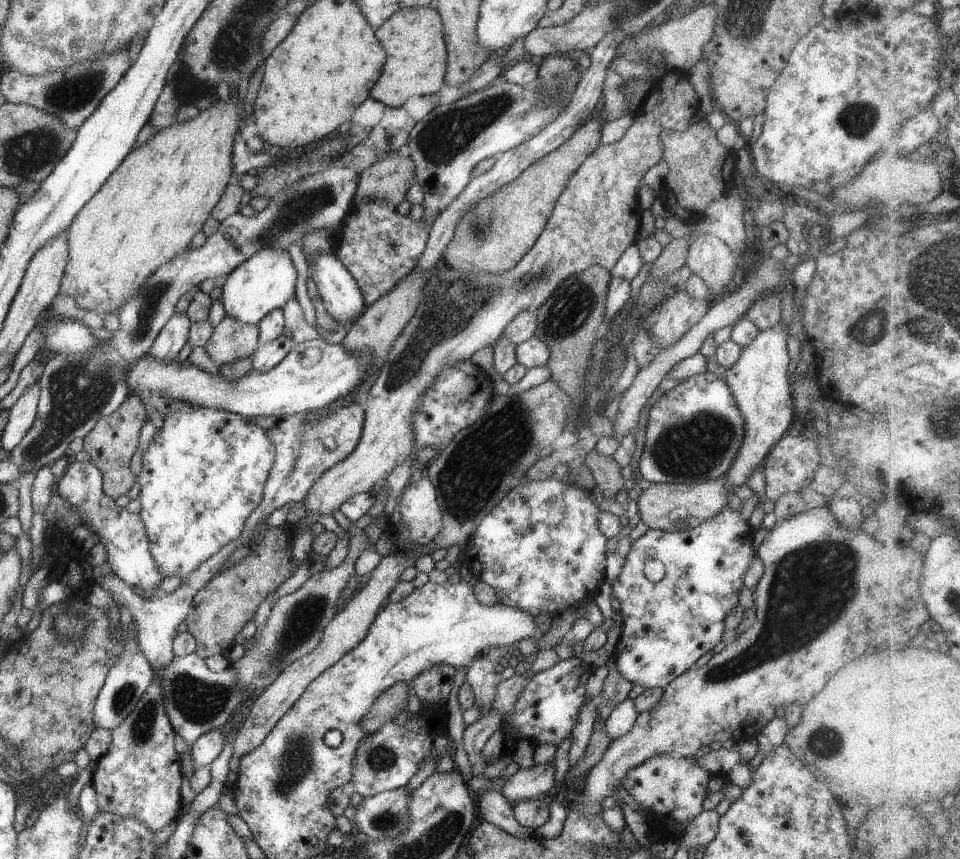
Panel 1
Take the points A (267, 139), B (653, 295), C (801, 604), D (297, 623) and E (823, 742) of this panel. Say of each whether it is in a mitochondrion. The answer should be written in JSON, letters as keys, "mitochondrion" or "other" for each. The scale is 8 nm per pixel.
{"A":"other","B":"mitochondrion","C":"mitochondrion","D":"mitochondrion","E":"mitochondrion"}

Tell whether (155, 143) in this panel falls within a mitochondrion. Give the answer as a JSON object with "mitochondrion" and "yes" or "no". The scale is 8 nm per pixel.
{"mitochondrion":"no"}

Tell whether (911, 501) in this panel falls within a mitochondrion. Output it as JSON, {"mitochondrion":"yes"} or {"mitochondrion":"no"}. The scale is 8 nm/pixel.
{"mitochondrion":"no"}

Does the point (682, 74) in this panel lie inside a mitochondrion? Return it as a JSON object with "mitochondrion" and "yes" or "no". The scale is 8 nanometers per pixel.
{"mitochondrion":"no"}

